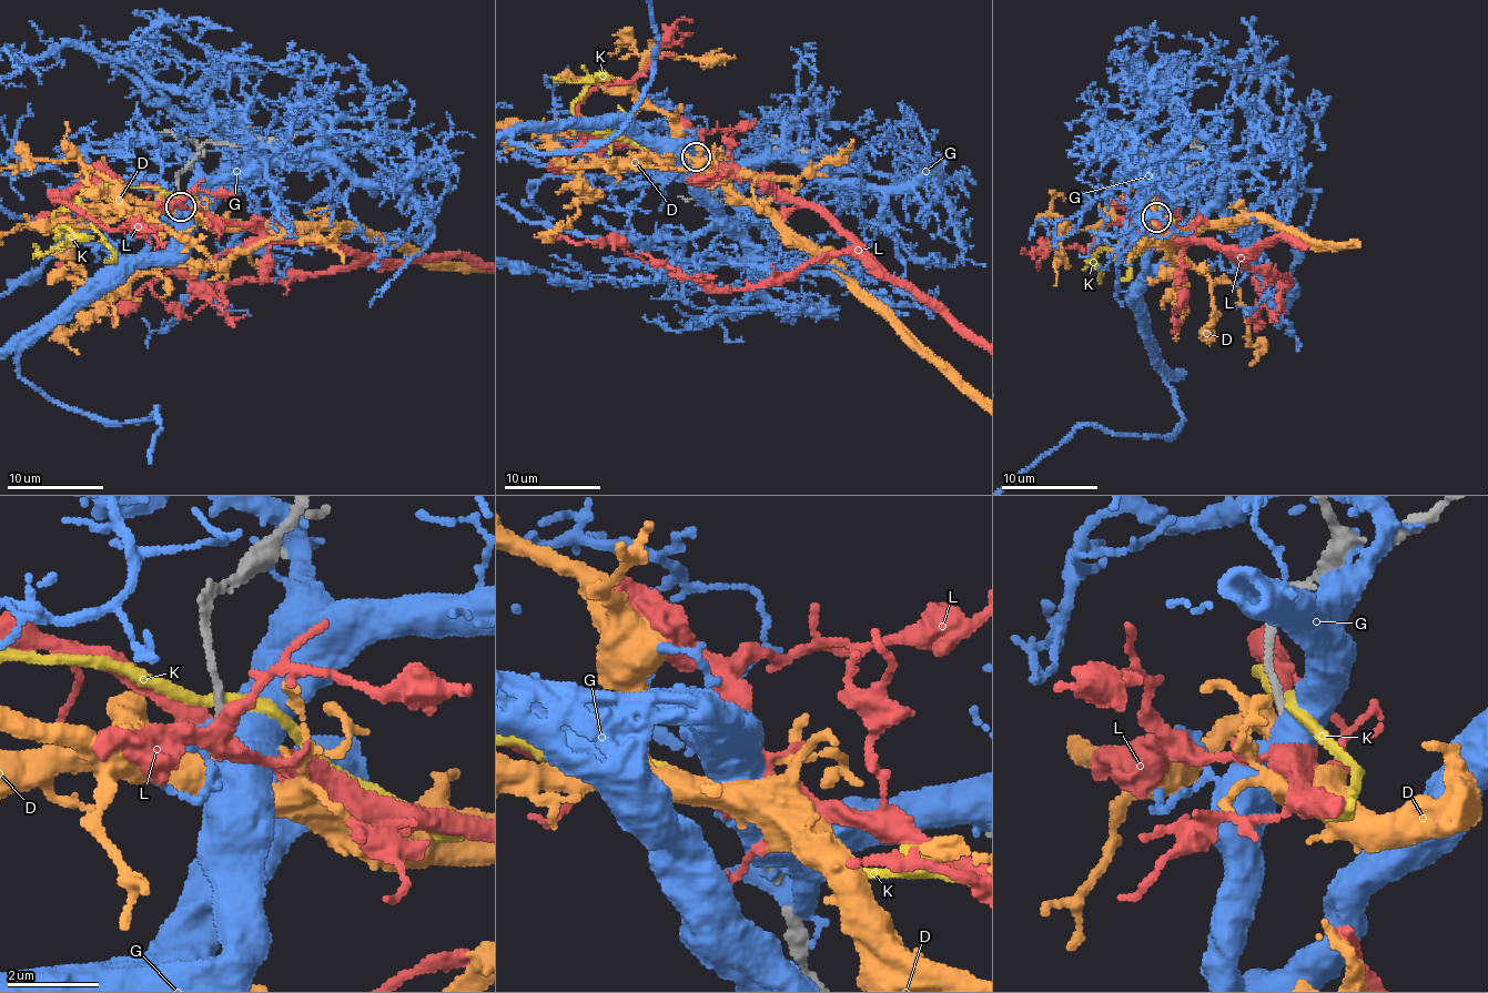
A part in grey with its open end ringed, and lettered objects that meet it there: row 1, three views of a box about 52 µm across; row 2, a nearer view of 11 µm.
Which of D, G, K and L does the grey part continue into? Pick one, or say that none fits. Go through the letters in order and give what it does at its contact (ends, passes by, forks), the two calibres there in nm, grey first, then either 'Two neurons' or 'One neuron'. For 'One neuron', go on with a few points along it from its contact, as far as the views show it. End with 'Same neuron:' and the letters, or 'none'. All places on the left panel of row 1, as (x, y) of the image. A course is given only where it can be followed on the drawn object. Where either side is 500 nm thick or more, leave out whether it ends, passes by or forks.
D: It passes by. Thickness 200 nm (grey) against 480 nm. Two neurons
G: Thickness 220 nm (grey) against 750 nm. Two neurons
K: It passes by. Thickness 240 nm (grey) against 220 nm. Two neurons
L: It passes by. Thickness 240 nm (grey) against 420 nm. Two neurons
Same neuron: none

